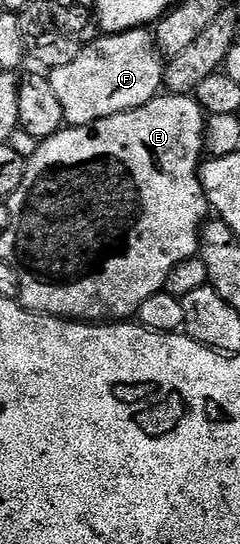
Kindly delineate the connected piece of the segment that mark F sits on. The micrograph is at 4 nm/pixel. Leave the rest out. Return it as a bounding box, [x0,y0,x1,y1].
[48,30,163,127]

